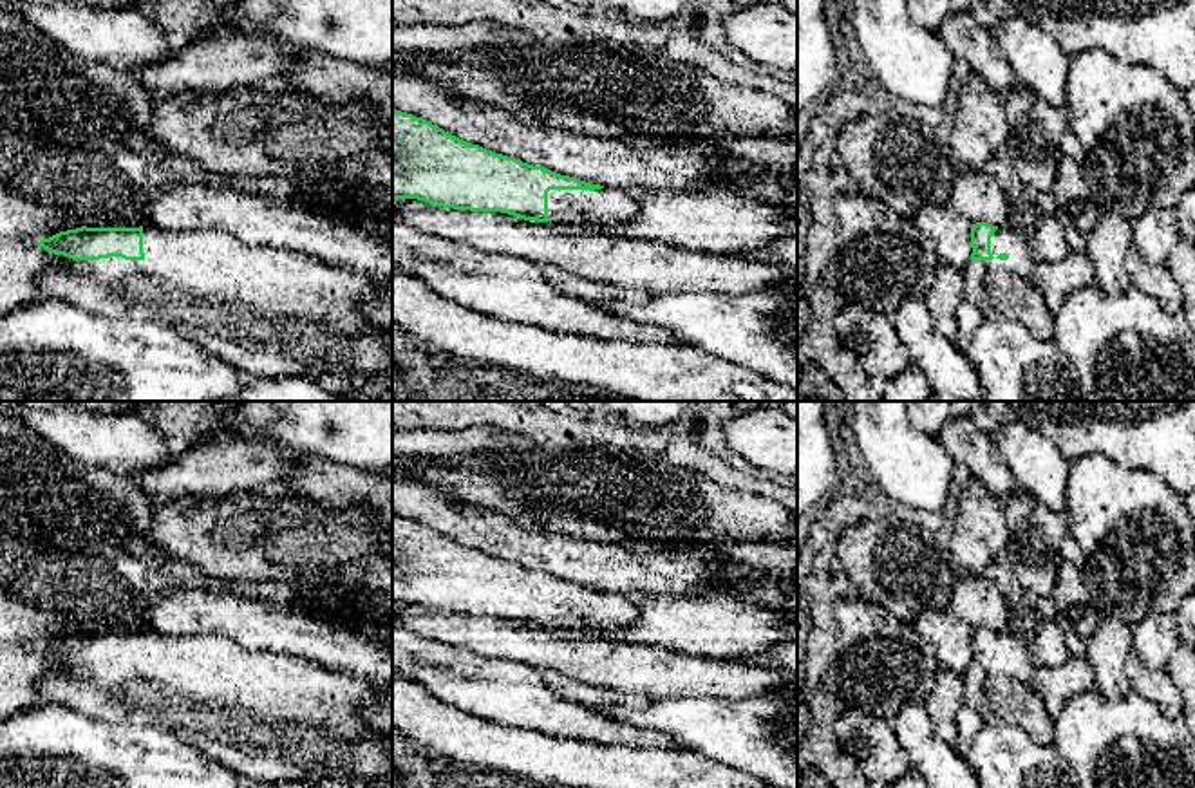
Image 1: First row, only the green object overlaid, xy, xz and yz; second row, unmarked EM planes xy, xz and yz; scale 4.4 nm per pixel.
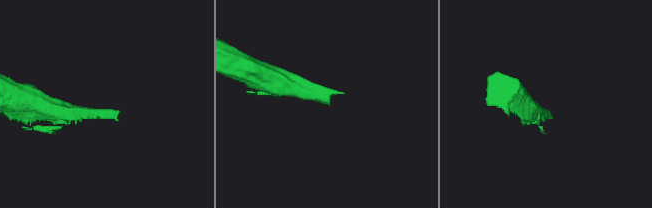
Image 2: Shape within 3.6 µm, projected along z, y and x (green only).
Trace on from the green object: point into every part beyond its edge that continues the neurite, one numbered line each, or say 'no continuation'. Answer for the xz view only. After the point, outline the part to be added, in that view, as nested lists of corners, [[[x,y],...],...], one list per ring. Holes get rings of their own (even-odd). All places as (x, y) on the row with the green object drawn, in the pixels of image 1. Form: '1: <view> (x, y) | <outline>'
1: xz (601, 210) | [[[550,190],[548,192],[548,224],[571,224],[591,228],[613,235],[611,230],[633,219],[642,202],[640,190]]]

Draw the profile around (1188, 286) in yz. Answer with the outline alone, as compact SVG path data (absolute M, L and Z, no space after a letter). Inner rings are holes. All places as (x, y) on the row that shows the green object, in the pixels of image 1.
M1181 239L1168 257L1166 267L1182 289L1182 314L1195 334L1195 244Z

